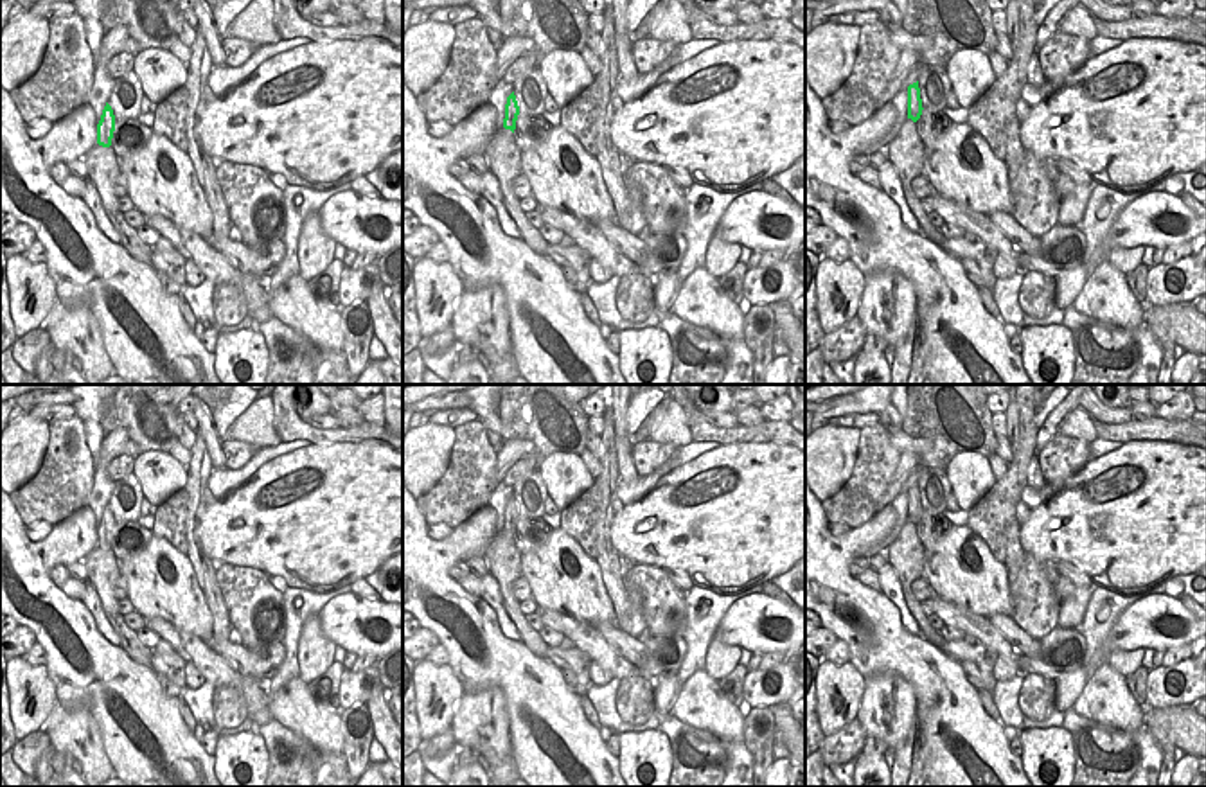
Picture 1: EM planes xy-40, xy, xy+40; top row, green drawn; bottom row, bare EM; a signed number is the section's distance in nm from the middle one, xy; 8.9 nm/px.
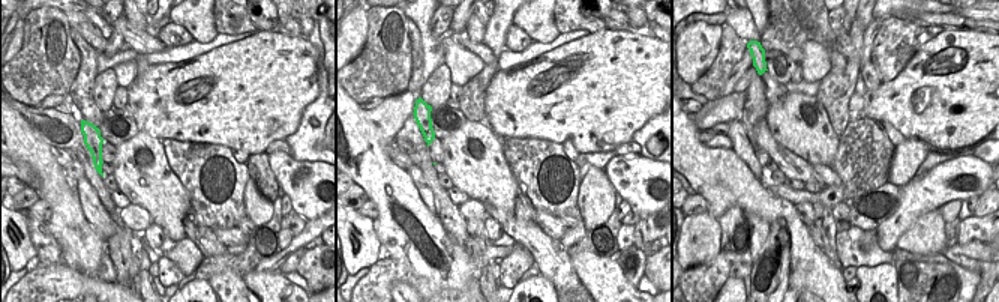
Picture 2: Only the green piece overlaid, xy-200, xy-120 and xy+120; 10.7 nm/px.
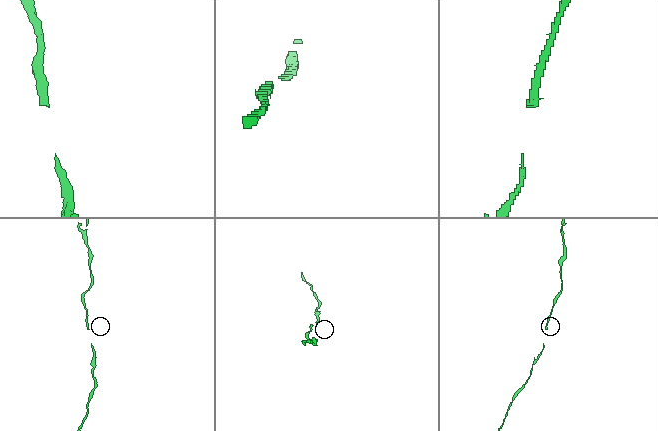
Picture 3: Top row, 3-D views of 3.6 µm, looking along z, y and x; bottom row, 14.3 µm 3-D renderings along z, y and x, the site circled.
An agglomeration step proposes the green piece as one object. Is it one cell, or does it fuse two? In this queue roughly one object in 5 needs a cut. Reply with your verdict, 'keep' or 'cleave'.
keep

